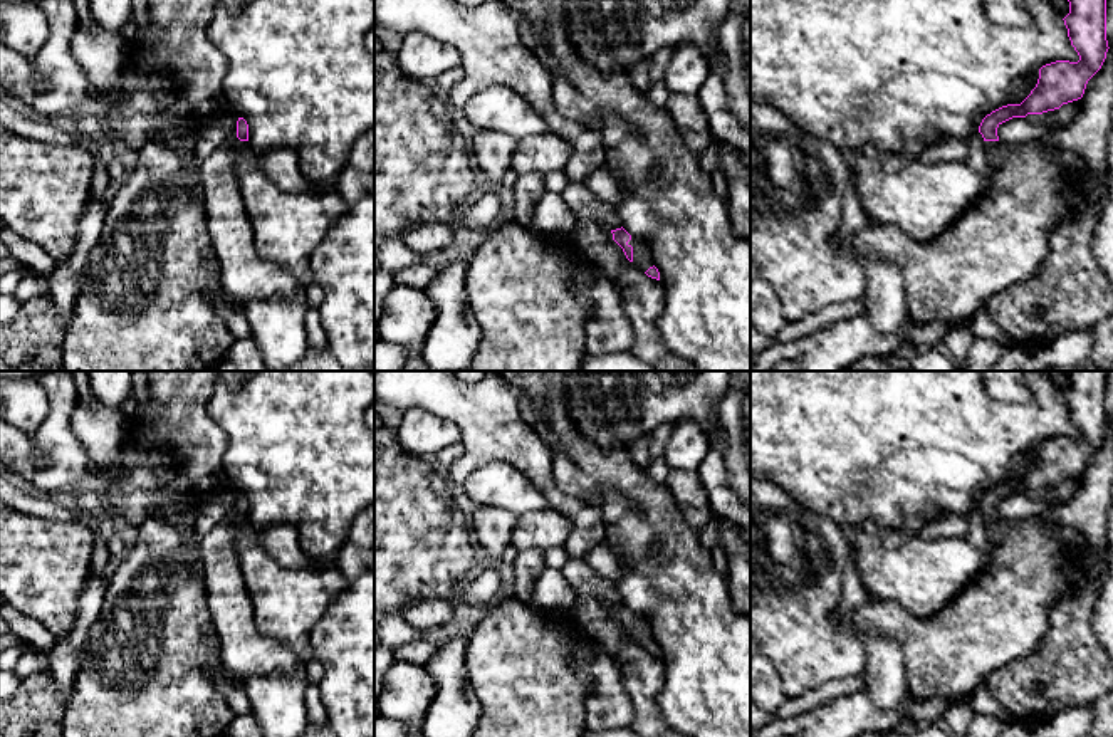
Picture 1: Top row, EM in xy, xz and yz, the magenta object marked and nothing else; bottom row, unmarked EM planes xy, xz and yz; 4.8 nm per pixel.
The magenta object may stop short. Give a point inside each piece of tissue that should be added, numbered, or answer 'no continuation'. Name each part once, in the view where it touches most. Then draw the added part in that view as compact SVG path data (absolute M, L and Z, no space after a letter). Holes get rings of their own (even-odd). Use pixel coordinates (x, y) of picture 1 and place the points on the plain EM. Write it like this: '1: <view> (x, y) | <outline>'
1: xz (642, 632) | M631 613L631 616L628 618L628 621L633 623L633 641L636 645L640 645L643 650L653 643L653 631L651 626L648 623L648 619L641 614Z

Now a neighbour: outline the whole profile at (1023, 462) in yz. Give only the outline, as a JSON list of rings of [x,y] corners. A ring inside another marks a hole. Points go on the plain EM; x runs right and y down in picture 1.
[[[1039,445],[1017,455],[1014,458],[1014,463],[1012,463],[1012,468],[1011,468],[1011,473],[1007,478],[1004,478],[1004,482],[1007,480],[1021,480],[1029,470],[1031,467],[1036,463],[1037,460],[1037,455],[1039,455]]]

